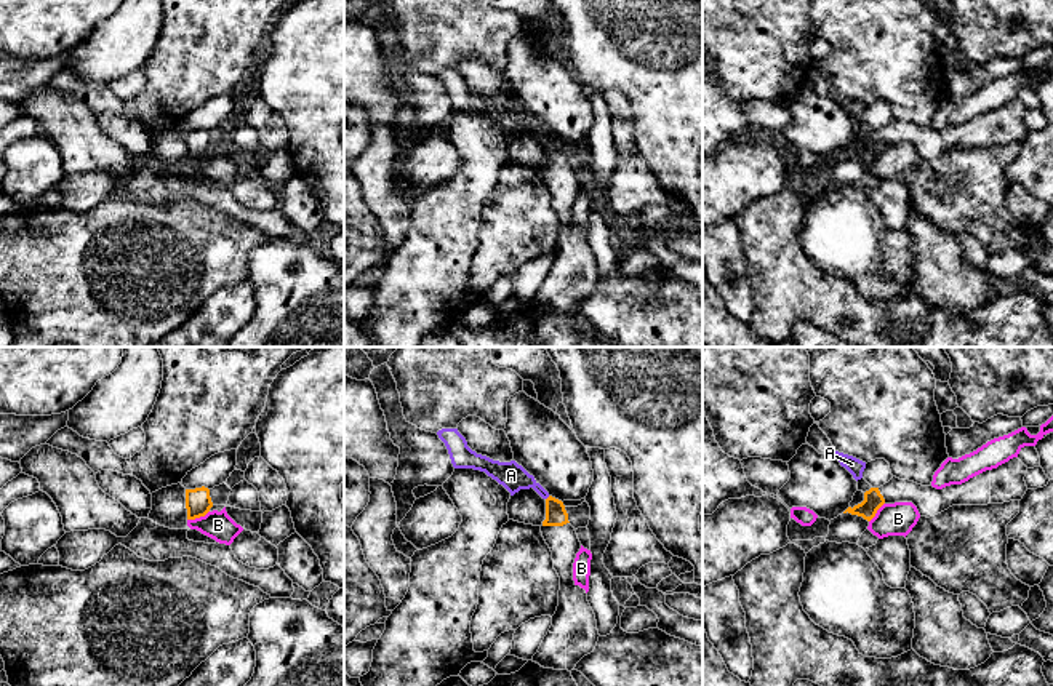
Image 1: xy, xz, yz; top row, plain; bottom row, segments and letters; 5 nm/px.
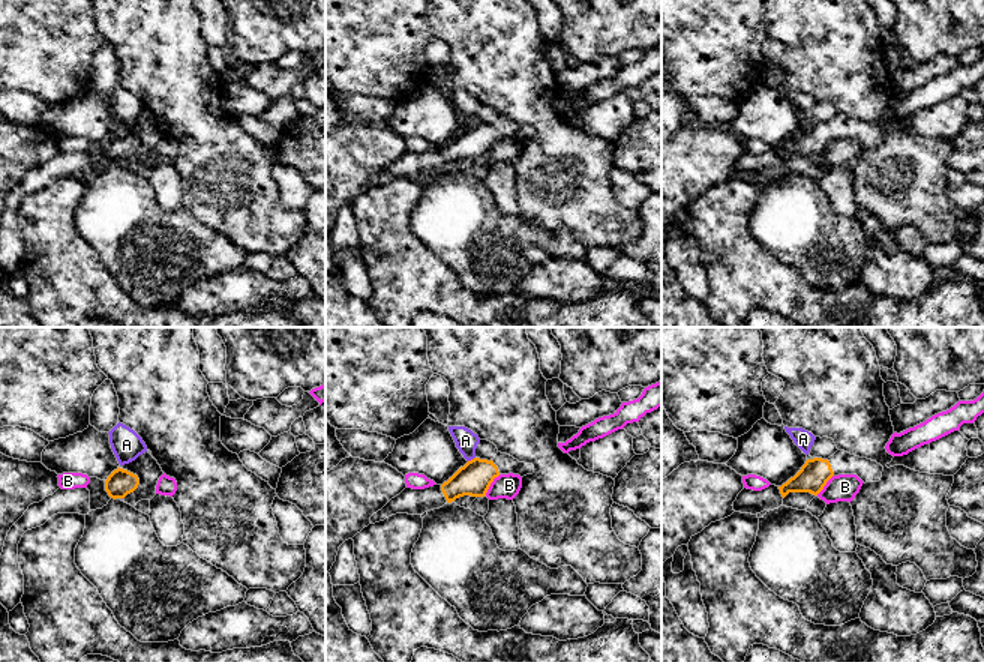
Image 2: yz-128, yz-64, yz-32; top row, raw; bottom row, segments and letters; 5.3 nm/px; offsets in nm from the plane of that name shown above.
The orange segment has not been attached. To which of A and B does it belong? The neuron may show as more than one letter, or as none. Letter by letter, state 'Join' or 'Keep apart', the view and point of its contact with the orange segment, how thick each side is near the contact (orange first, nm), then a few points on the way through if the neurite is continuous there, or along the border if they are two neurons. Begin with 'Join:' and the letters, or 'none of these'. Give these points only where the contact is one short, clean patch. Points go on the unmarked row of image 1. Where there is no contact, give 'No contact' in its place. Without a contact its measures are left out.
Join: none of these
A: Keep apart. Touches orange at xz (548, 139). Thickness 110 nm (orange) against 140 nm. Boundary: xz (549, 138), (546, 141)
B: Keep apart. Touches orange at xy (197, 159). Thickness 130 nm (orange) against 140 nm. Boundary: xy (208, 152), (188, 162)

